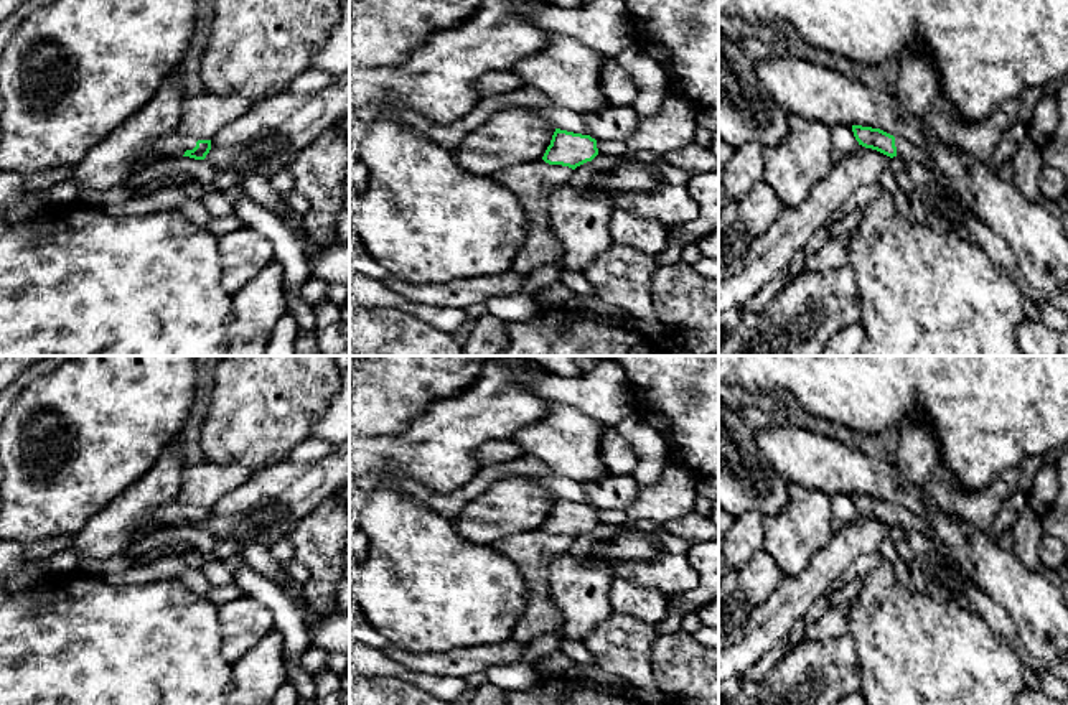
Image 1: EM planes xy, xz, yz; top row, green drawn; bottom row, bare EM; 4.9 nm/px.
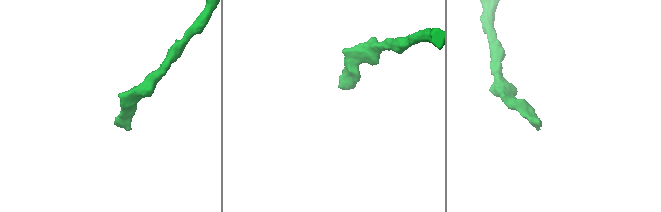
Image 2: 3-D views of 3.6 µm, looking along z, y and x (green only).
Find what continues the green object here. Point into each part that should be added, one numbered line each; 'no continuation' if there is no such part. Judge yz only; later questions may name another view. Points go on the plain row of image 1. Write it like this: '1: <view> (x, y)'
1: yz (908, 521)

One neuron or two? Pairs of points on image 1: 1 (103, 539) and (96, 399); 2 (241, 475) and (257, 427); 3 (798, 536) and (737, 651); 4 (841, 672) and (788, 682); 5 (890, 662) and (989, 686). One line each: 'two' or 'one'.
1: two
2: two
3: two
4: one
5: one

